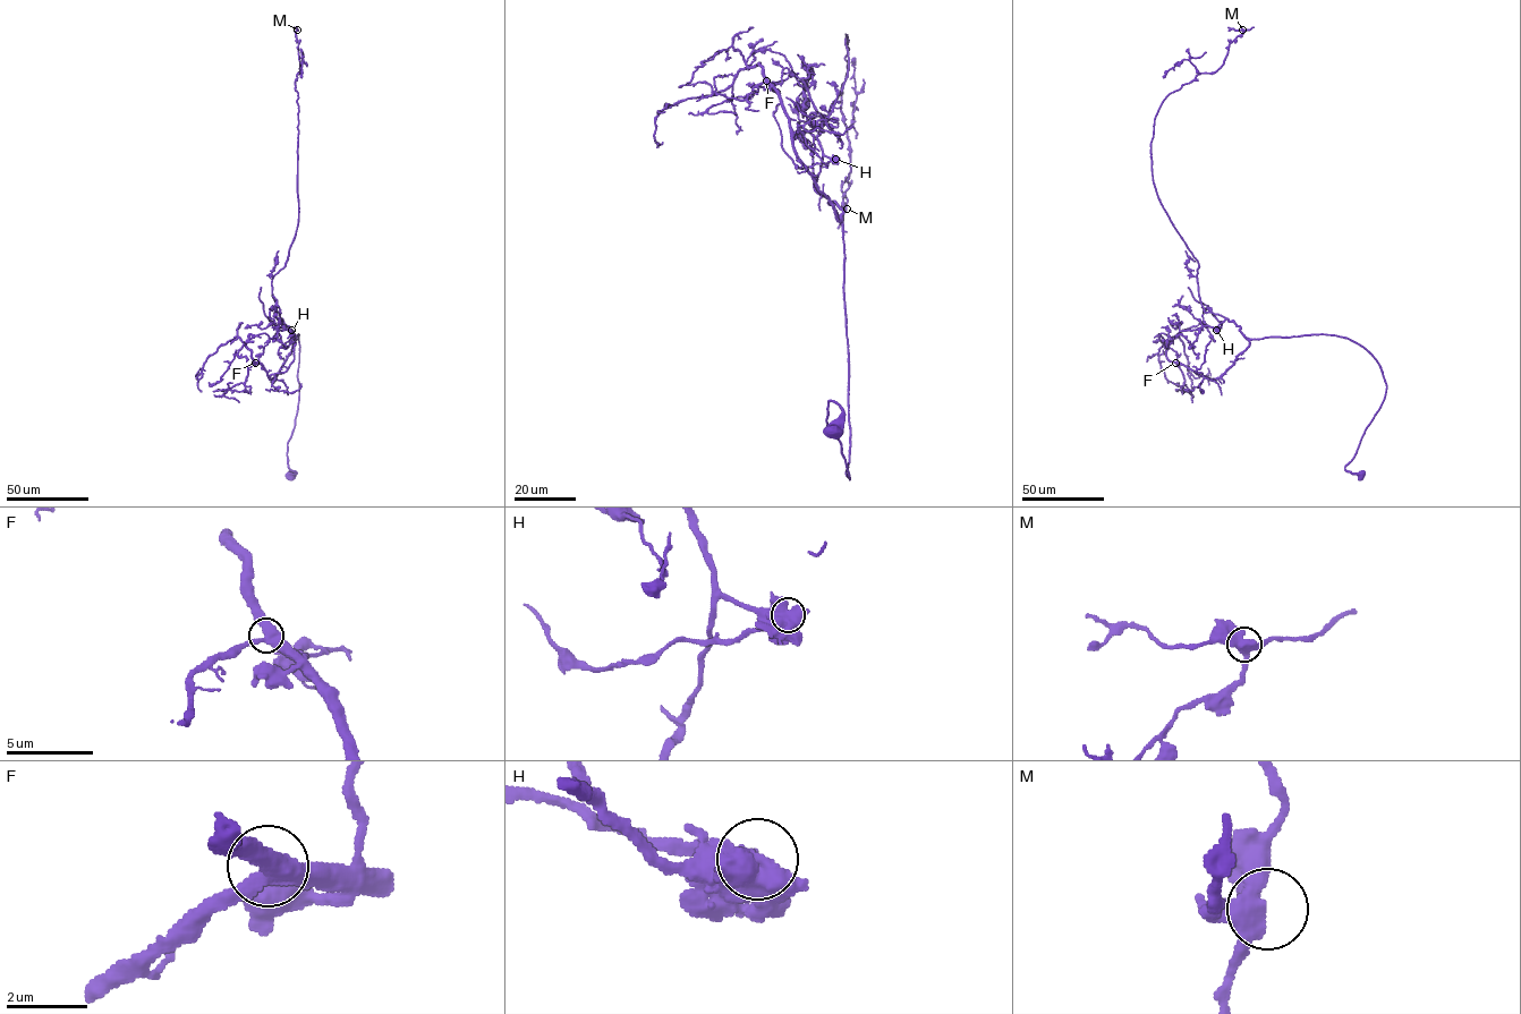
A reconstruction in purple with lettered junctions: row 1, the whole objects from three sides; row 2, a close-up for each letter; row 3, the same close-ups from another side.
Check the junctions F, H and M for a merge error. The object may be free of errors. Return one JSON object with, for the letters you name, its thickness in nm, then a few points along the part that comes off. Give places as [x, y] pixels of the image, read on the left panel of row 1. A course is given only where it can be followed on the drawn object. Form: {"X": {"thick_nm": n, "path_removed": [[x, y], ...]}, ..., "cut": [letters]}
{"H": {"thick_nm": 550, "path_removed": [[291, 330], [277, 327], [269, 321], [258, 298], [261, 287]]}, "cut": ["H"]}

